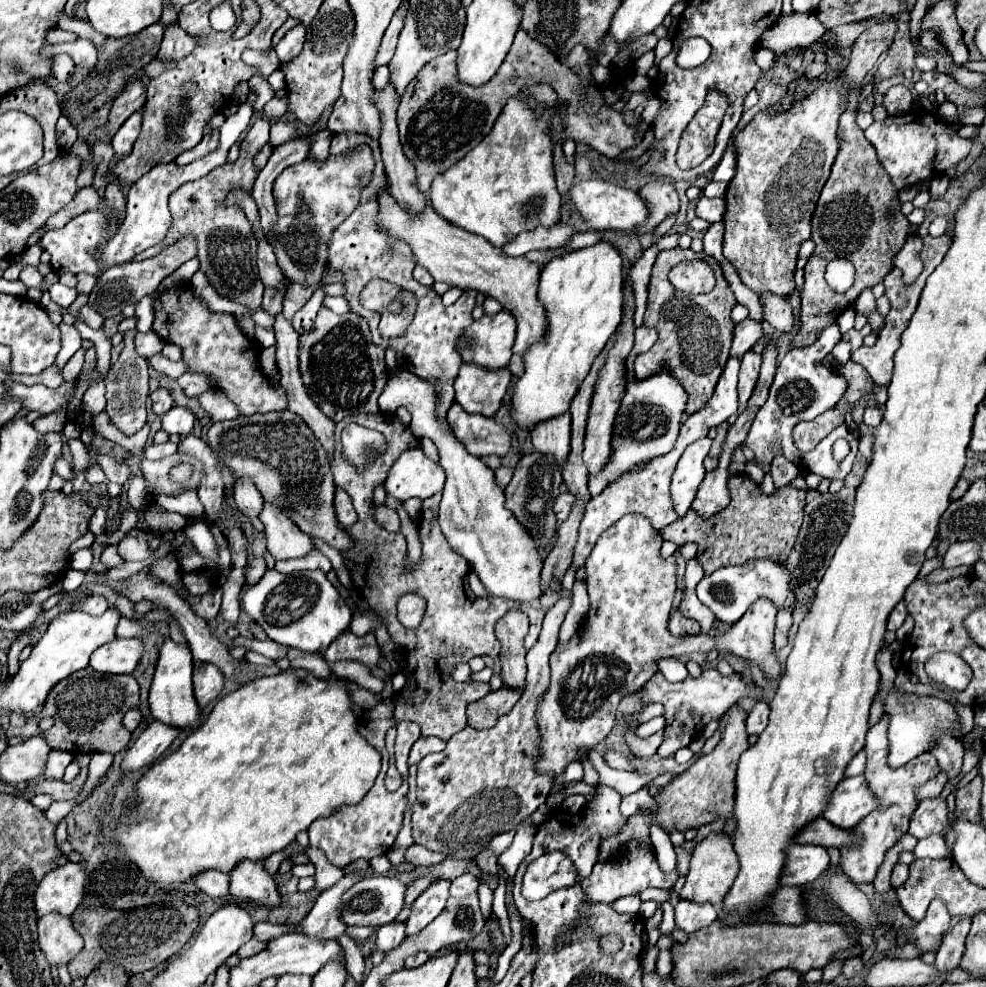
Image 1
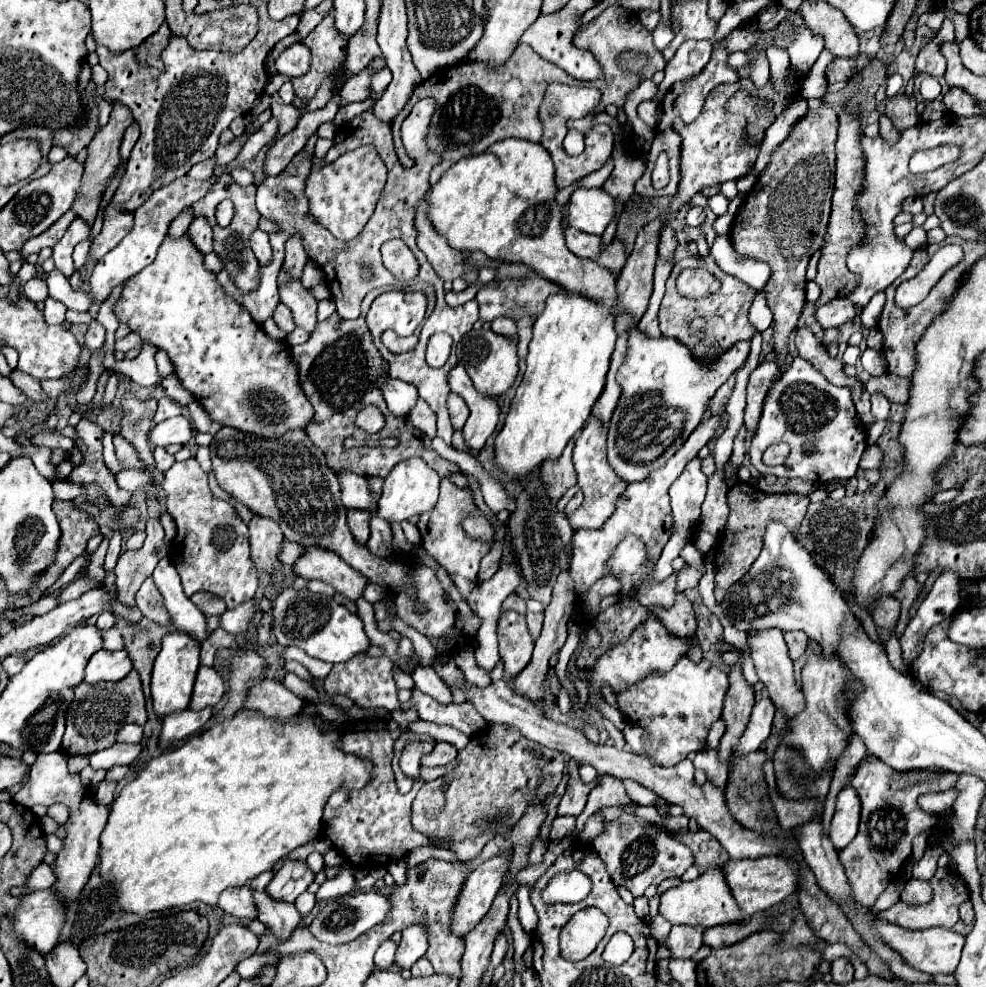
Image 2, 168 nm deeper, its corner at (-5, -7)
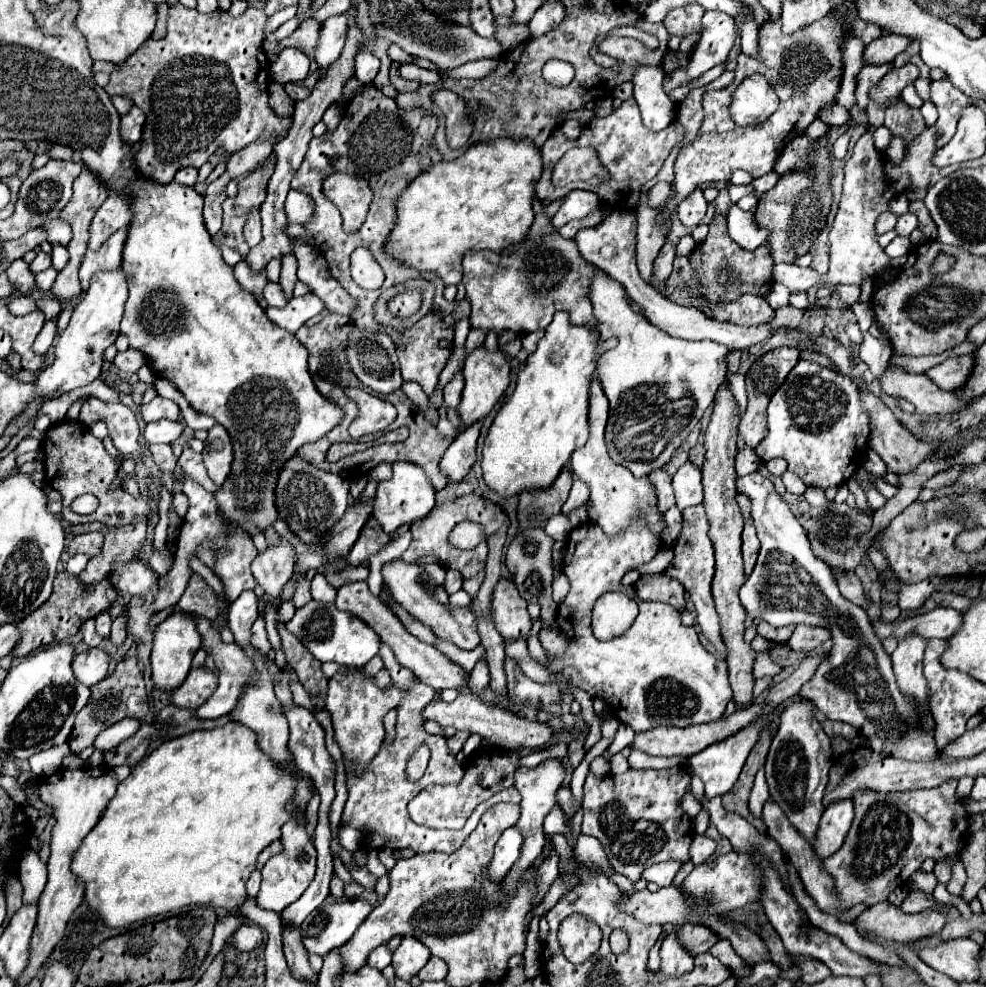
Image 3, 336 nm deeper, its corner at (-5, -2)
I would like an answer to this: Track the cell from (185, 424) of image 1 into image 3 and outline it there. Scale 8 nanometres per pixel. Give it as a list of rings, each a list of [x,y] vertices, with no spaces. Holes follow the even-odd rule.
[[[160,419],[160,421],[148,423],[142,435],[146,443],[174,443],[182,435],[182,421]]]

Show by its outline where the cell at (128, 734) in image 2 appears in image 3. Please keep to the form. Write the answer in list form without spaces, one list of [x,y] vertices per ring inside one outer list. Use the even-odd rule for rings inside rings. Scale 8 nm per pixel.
[[[122,719],[110,725],[106,731],[102,731],[94,741],[94,747],[100,751],[110,751],[112,747],[120,745],[124,739],[130,739],[138,731],[138,727],[140,727],[138,719]]]

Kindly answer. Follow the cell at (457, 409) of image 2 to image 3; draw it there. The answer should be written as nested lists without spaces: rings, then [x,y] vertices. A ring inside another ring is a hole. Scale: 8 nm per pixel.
[[[458,373],[458,375],[454,375],[454,379],[442,391],[444,393],[444,403],[448,407],[456,409],[462,401],[462,389],[464,389],[464,377],[462,377],[462,373]]]

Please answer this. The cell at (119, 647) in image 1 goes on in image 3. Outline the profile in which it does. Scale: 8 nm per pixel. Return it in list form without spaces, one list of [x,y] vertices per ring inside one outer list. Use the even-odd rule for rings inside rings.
[[[84,649],[74,657],[74,675],[80,683],[92,687],[108,675],[110,655],[104,649]]]

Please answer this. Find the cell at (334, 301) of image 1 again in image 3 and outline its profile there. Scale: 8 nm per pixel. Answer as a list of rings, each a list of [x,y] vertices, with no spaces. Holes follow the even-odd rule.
[[[308,293],[304,297],[292,297],[288,307],[284,307],[284,309],[268,307],[266,315],[278,327],[282,327],[290,333],[296,333],[302,327],[302,323],[306,323],[310,317],[322,313],[324,309],[326,309],[324,301],[318,299],[314,293]]]

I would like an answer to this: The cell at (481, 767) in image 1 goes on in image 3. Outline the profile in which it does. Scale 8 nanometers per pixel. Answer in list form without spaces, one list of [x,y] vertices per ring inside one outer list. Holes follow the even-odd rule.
[[[490,745],[488,749],[480,749],[474,753],[476,759],[466,761],[462,783],[448,783],[448,785],[428,785],[422,793],[418,793],[408,803],[408,815],[414,823],[426,825],[432,829],[460,829],[472,815],[472,811],[486,799],[490,799],[494,793],[514,787],[514,773],[520,769],[522,755],[510,753],[502,747]]]

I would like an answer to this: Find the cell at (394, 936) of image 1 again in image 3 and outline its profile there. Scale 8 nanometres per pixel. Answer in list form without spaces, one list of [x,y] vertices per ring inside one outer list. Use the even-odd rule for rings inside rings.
[[[378,945],[370,955],[368,955],[368,965],[376,967],[376,969],[384,969],[388,967],[392,961],[392,951],[386,945]]]

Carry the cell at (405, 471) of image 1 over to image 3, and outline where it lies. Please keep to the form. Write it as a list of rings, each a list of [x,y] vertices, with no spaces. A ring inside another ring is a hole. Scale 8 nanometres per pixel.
[[[398,461],[392,465],[392,479],[378,483],[378,491],[374,497],[374,511],[372,515],[380,521],[382,529],[386,533],[394,533],[398,525],[412,523],[414,519],[426,517],[432,507],[436,505],[436,489],[432,487],[430,479],[422,471],[422,467],[410,463],[410,461]]]

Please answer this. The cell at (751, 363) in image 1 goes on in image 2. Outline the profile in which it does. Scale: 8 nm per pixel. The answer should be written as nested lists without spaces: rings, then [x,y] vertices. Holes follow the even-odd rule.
[[[774,360],[762,362],[750,374],[748,396],[746,396],[746,412],[744,412],[744,424],[746,424],[748,432],[750,432],[750,436],[758,428],[758,420],[760,420],[760,414],[762,414],[764,398],[766,398],[770,386],[774,384],[774,380],[778,378],[778,374],[780,374],[780,364],[776,364]]]

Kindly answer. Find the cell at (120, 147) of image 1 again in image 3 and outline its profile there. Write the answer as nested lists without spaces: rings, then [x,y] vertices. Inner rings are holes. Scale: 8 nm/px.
[[[134,105],[134,107],[130,109],[130,113],[124,115],[122,121],[120,121],[120,137],[122,137],[122,141],[124,141],[124,143],[130,143],[130,145],[138,143],[138,139],[140,139],[140,135],[142,135],[142,125],[144,125],[144,115],[142,115],[142,111]]]

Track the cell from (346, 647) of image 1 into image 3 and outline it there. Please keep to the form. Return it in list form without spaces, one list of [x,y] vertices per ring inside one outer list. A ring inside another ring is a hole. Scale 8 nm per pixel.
[[[362,669],[358,671],[340,671],[330,677],[328,693],[326,693],[326,711],[332,715],[334,737],[342,749],[346,761],[352,761],[352,769],[362,769],[366,763],[378,753],[378,747],[384,739],[382,717],[388,709],[396,709],[398,703],[408,695],[406,689],[398,685],[390,685],[388,689],[380,689],[374,677],[368,677]]]

